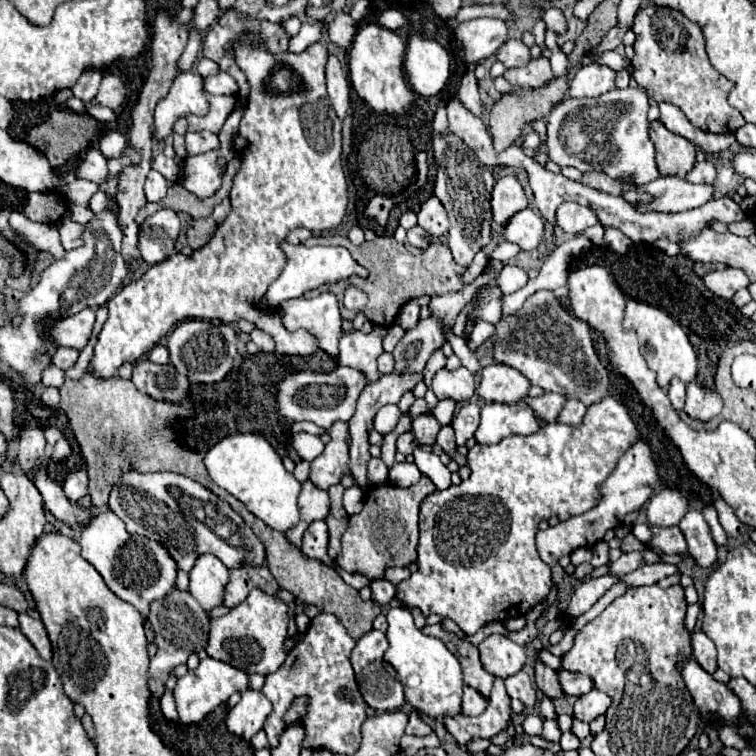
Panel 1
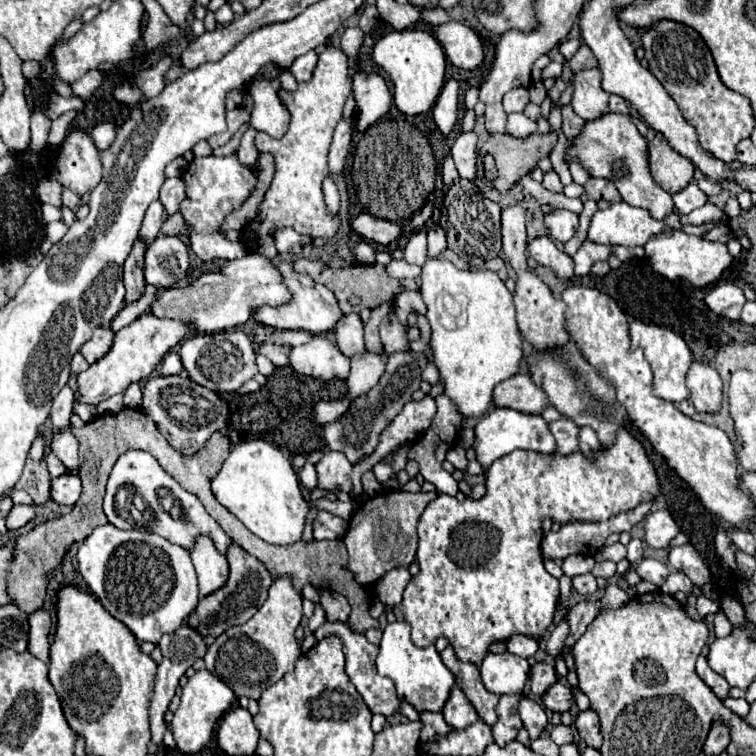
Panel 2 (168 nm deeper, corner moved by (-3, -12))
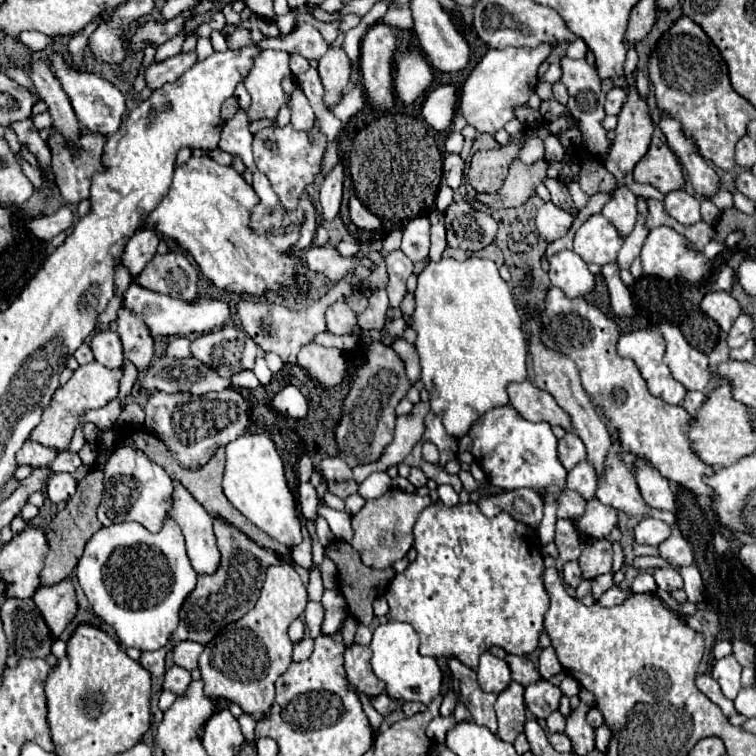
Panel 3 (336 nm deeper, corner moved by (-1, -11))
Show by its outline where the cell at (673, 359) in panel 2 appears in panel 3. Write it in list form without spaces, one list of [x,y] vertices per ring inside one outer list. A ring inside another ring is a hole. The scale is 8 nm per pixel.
[[[639,329],[619,337],[617,355],[631,359],[647,381],[649,393],[661,397],[669,405],[679,405],[685,397],[685,387],[671,377],[669,367],[663,363],[665,341],[657,331]]]

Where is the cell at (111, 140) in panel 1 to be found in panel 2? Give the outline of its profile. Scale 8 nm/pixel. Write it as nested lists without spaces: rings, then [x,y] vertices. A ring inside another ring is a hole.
[[[97,124],[93,130],[91,130],[91,138],[97,146],[99,152],[103,152],[105,148],[109,148],[115,140],[115,126],[113,124]]]

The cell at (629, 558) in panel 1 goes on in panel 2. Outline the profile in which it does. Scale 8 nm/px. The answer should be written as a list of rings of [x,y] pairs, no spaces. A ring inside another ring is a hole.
[[[641,560],[637,566],[637,574],[641,576],[641,580],[649,580],[657,586],[663,586],[665,578],[669,576],[669,570],[659,560]]]

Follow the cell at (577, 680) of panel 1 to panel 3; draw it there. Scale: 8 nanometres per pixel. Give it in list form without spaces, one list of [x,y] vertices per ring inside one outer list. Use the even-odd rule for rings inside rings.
[[[537,681],[525,687],[525,707],[531,711],[531,715],[541,721],[547,719],[555,709],[559,709],[559,699],[561,699],[561,689],[555,687],[549,681]]]

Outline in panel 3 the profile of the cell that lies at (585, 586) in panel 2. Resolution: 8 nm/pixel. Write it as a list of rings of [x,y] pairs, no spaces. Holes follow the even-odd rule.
[[[571,561],[571,563],[565,563],[563,565],[563,579],[573,589],[581,583],[581,569],[579,569],[579,563],[577,561]]]

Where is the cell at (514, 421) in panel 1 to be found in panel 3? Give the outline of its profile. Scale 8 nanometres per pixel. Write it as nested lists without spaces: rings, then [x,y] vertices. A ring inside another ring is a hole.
[[[505,405],[489,411],[477,425],[473,425],[469,435],[473,439],[471,453],[487,473],[491,485],[501,487],[505,491],[529,487],[543,497],[547,517],[543,517],[539,525],[539,539],[541,543],[551,543],[555,537],[555,521],[557,521],[555,507],[567,477],[567,471],[557,457],[557,437],[553,435],[551,425],[527,421],[511,405]]]

